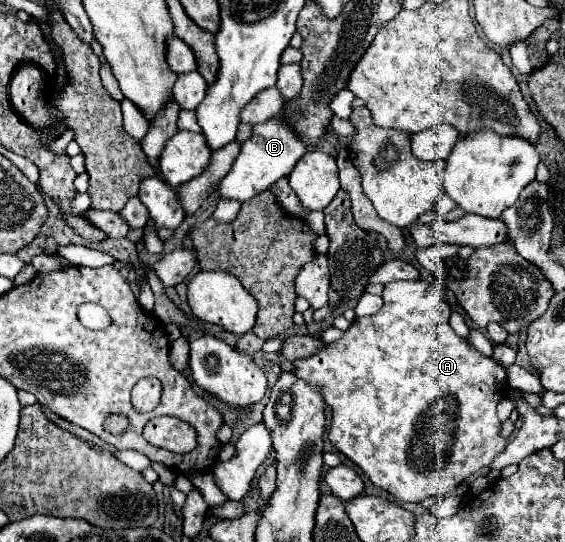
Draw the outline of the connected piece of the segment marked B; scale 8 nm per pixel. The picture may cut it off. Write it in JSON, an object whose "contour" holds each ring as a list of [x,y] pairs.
{"contour":[[[281,114],[264,123],[255,124],[252,128],[252,136],[242,144],[240,154],[236,156],[230,172],[220,182],[220,196],[236,198],[240,202],[250,200],[252,196],[270,188],[270,184],[274,184],[282,176],[288,176],[292,172],[294,164],[306,152],[308,152],[308,146],[284,122]]]}

